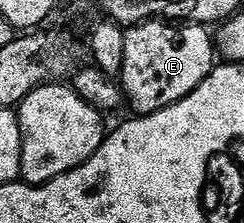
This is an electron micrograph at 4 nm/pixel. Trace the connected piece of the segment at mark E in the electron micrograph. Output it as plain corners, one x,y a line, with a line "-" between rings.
164,19
141,21
126,32
126,59
122,63
118,80
126,96
127,104
132,105
132,113
148,117
152,113
162,111
190,95
206,80
218,61
218,53
214,48
214,37
207,33
200,23
169,23

